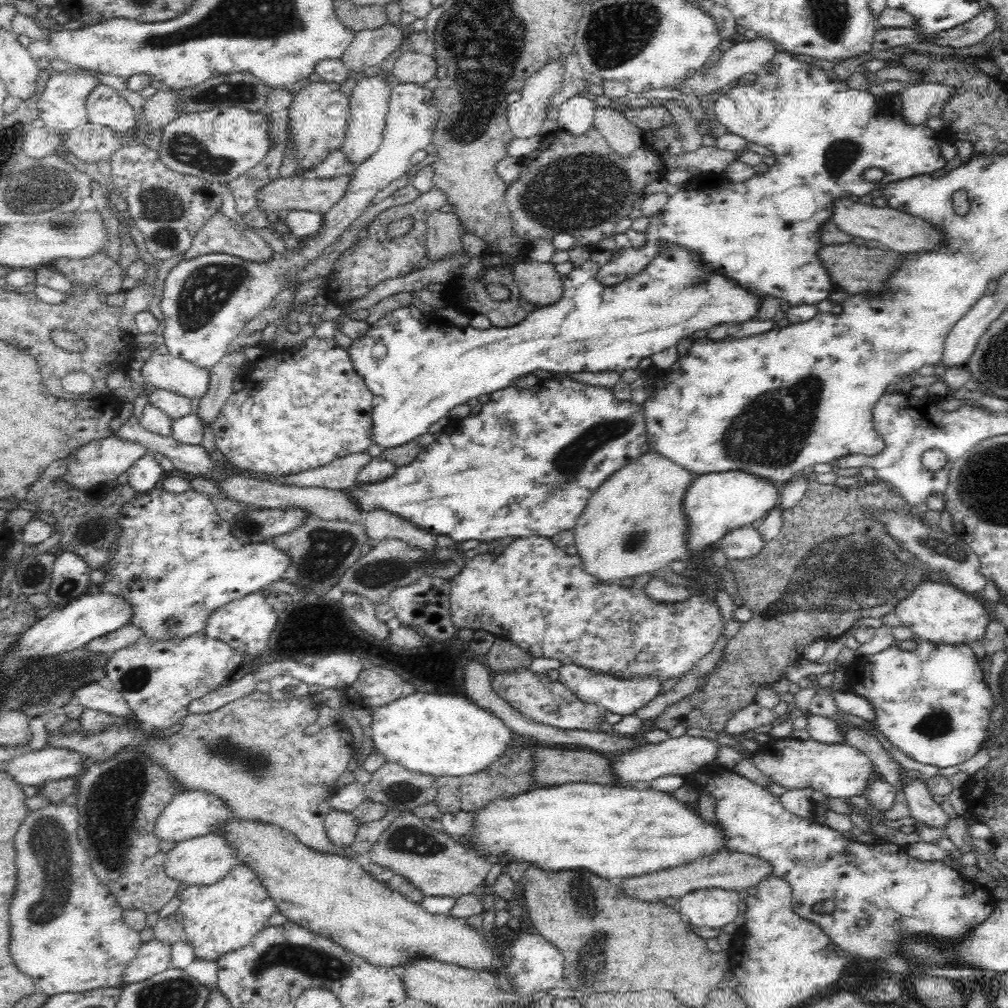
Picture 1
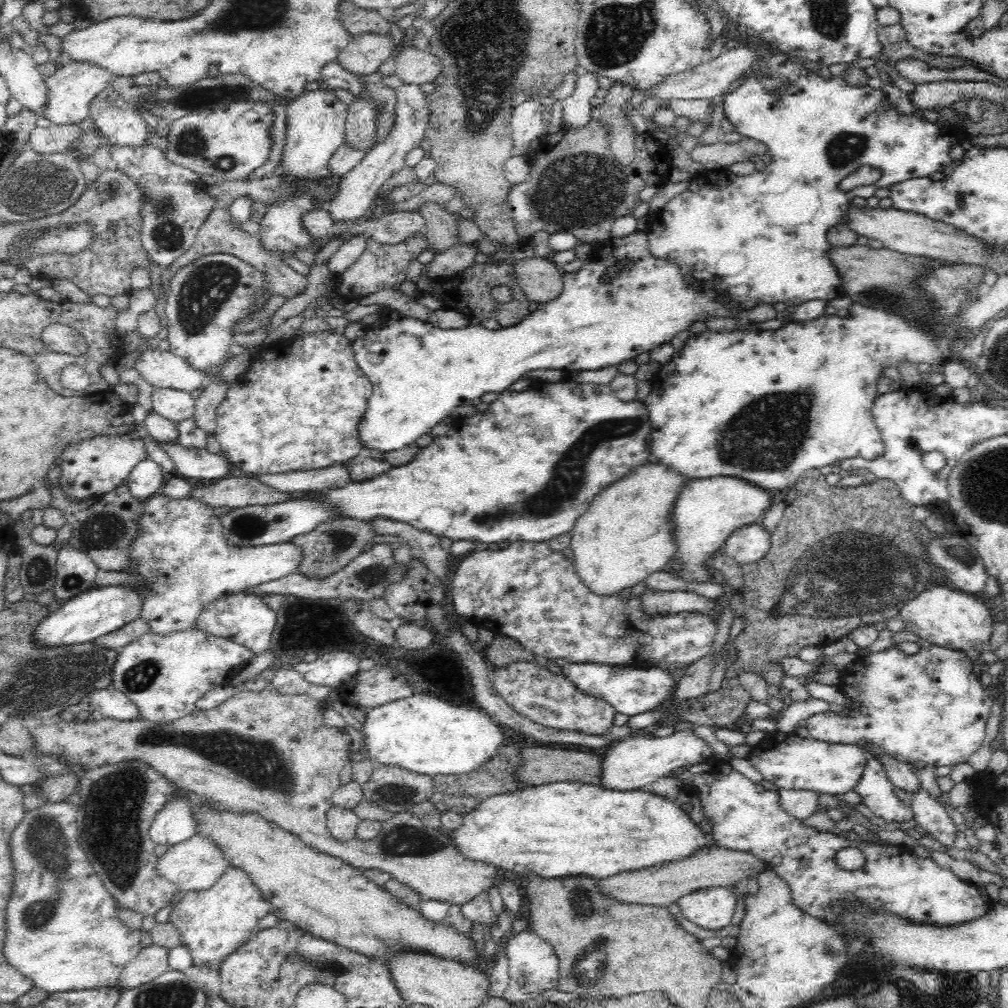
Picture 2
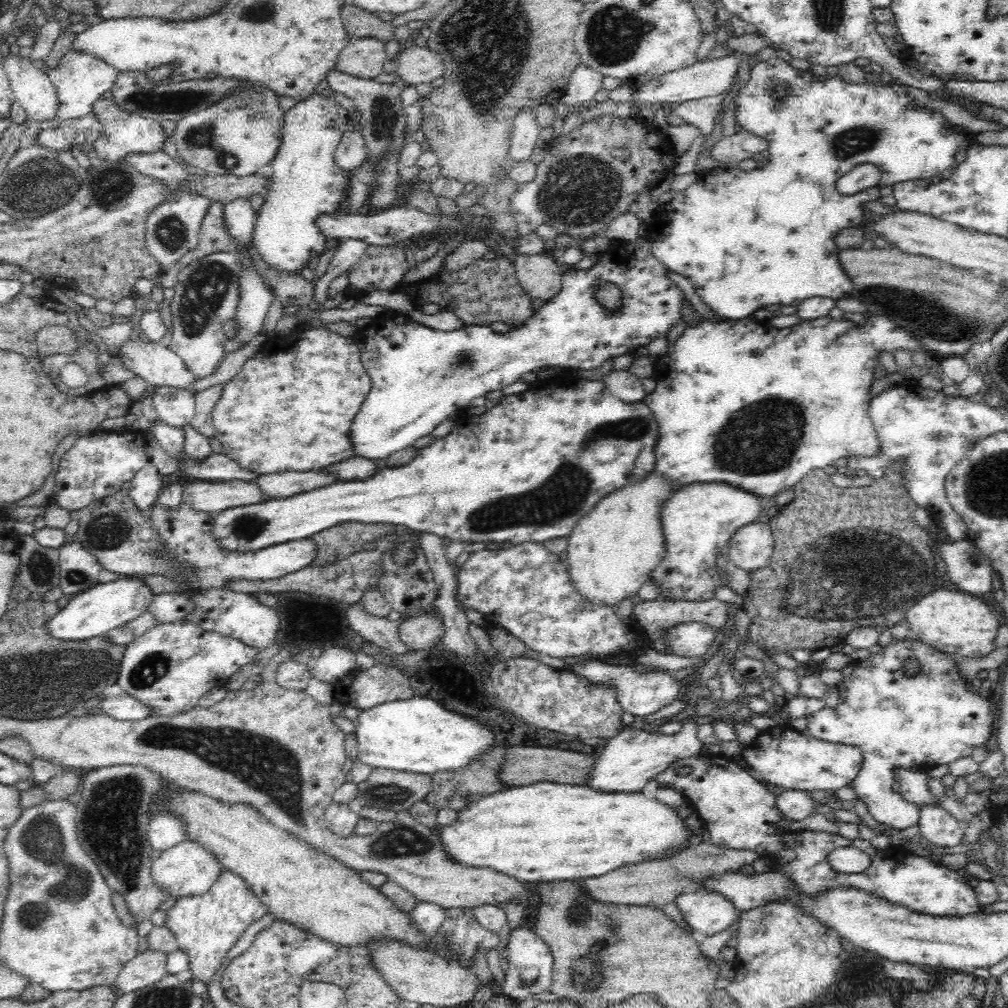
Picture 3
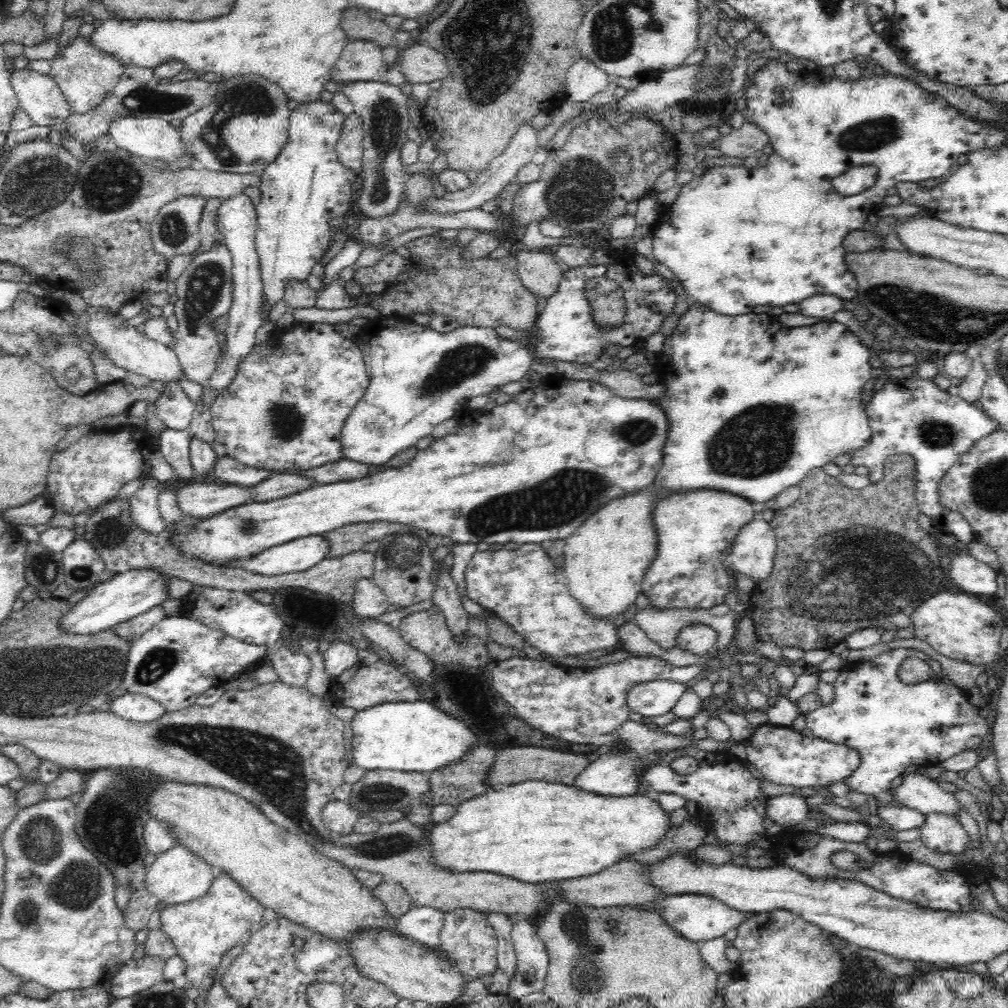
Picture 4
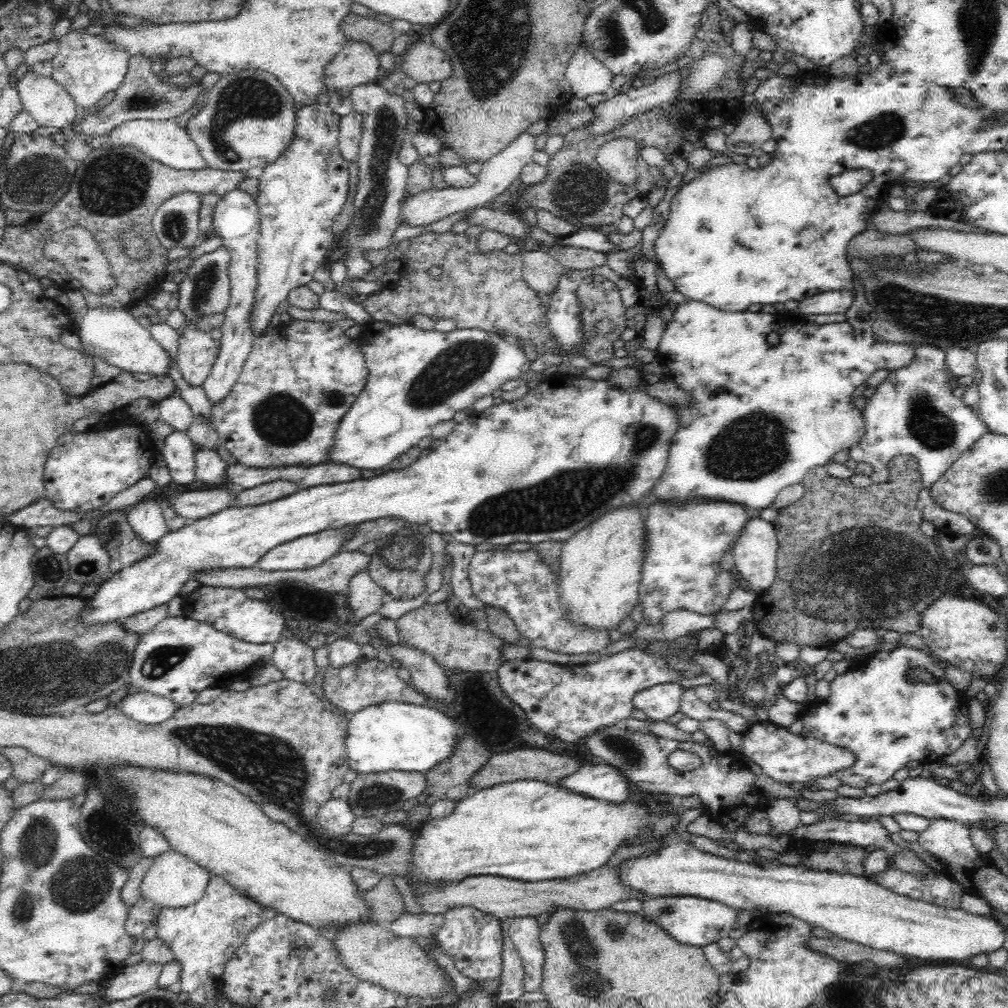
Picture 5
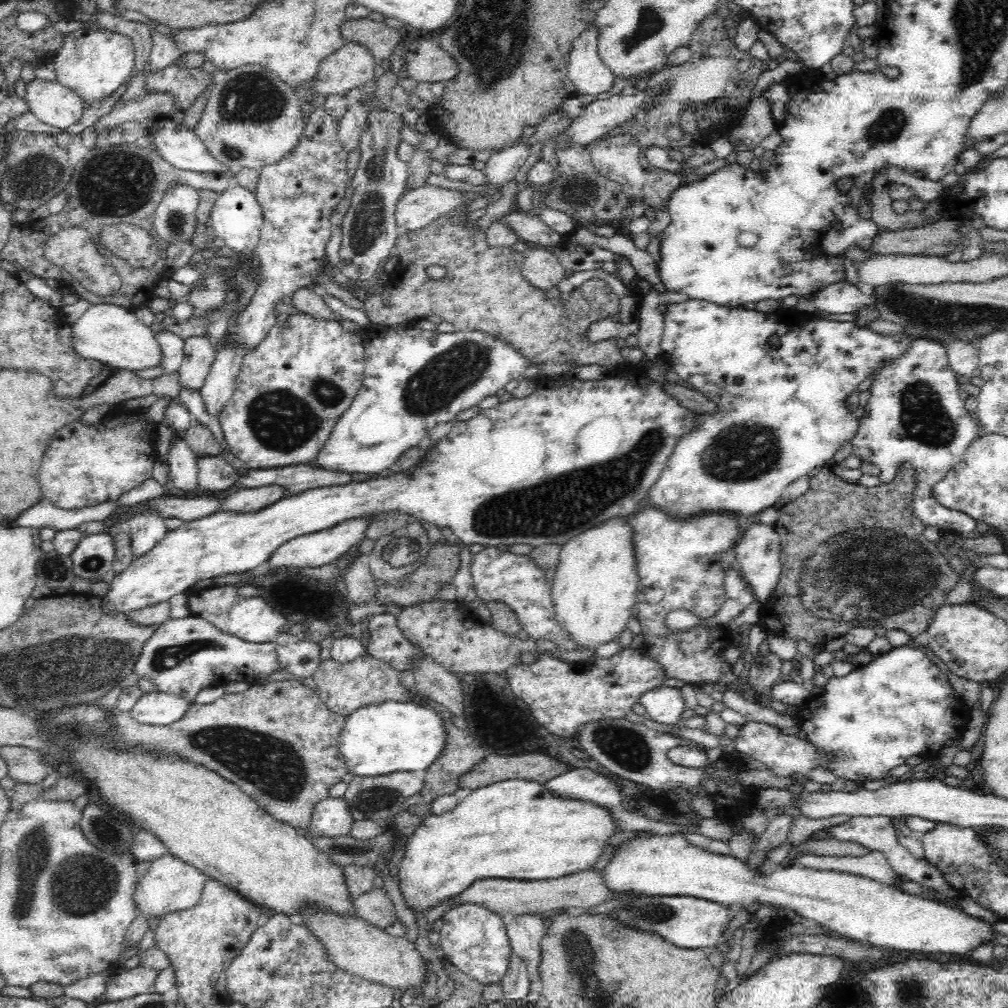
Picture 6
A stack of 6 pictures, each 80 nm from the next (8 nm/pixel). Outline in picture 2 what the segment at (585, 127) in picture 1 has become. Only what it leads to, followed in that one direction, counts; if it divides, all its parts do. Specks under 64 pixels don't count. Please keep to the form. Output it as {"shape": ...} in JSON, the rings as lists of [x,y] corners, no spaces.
{"shape":[[[579,72],[576,90],[562,102],[563,128],[566,126],[580,128],[592,120],[590,99],[598,87],[594,73]]]}

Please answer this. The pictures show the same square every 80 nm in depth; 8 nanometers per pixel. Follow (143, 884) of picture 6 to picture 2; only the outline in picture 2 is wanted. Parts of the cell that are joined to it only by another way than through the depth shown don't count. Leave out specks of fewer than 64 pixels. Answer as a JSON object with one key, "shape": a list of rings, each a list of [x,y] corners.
{"shape":[[[196,834],[192,838],[172,845],[158,860],[158,873],[160,877],[168,880],[183,892],[192,890],[209,890],[223,876],[224,872],[231,867],[226,861],[222,849],[207,836]]]}

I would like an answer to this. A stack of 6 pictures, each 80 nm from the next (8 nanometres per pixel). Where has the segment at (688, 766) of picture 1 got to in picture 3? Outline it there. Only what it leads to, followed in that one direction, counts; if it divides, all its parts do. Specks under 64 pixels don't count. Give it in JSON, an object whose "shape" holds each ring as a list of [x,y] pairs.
{"shape":[[[696,722],[682,723],[682,728],[671,735],[624,730],[605,742],[587,785],[602,792],[640,792],[644,786],[652,786],[661,772],[676,767],[679,760],[702,755],[710,755],[710,751],[697,736]]]}

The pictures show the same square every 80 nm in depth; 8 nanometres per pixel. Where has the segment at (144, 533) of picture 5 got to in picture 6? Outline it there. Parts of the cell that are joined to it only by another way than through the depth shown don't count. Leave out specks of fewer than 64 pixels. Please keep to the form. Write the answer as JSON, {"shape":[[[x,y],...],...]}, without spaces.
{"shape":[[[143,511],[134,514],[126,524],[131,534],[132,552],[135,558],[152,550],[169,531],[162,513]]]}

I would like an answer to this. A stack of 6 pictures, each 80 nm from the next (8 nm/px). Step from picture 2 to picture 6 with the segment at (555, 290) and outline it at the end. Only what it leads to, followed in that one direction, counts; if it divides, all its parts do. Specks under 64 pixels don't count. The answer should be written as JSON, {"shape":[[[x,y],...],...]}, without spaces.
{"shape":[[[526,249],[521,271],[524,278],[541,291],[550,290],[569,273],[556,255],[544,249]]]}

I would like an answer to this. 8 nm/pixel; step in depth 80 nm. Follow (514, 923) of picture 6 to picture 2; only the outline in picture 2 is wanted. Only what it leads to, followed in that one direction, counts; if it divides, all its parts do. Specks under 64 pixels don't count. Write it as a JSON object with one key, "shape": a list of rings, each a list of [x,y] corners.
{"shape":[[[520,929],[513,933],[506,943],[510,985],[503,994],[508,1002],[522,1002],[528,998],[537,998],[544,992],[556,989],[559,984],[559,958],[553,946],[536,933]]]}

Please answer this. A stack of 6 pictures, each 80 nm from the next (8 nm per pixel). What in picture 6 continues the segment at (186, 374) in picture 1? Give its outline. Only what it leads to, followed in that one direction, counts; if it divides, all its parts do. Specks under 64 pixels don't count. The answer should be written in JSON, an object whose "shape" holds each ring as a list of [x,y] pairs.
{"shape":[[[114,304],[90,305],[72,325],[73,349],[82,357],[109,364],[114,370],[143,371],[160,367],[162,351],[154,331],[136,319],[133,310]]]}

